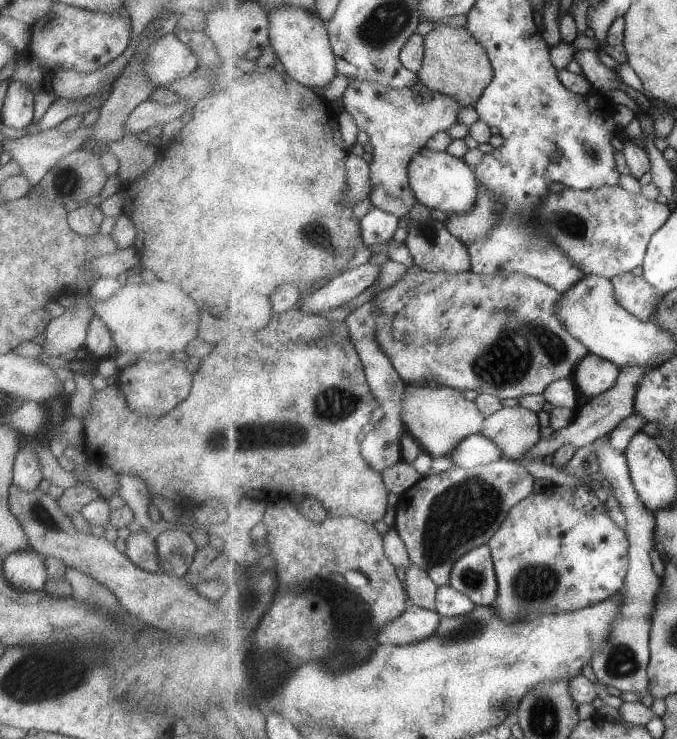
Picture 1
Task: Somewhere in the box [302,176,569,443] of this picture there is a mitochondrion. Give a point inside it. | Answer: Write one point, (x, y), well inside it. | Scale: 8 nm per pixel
(333, 404)

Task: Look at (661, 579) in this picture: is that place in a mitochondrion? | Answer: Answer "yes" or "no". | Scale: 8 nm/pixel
no

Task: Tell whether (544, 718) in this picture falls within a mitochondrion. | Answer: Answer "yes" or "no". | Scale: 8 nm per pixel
yes

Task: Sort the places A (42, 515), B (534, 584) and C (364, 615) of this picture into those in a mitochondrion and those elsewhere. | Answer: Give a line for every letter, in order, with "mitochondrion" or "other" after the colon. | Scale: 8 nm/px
A: mitochondrion
B: mitochondrion
C: mitochondrion

